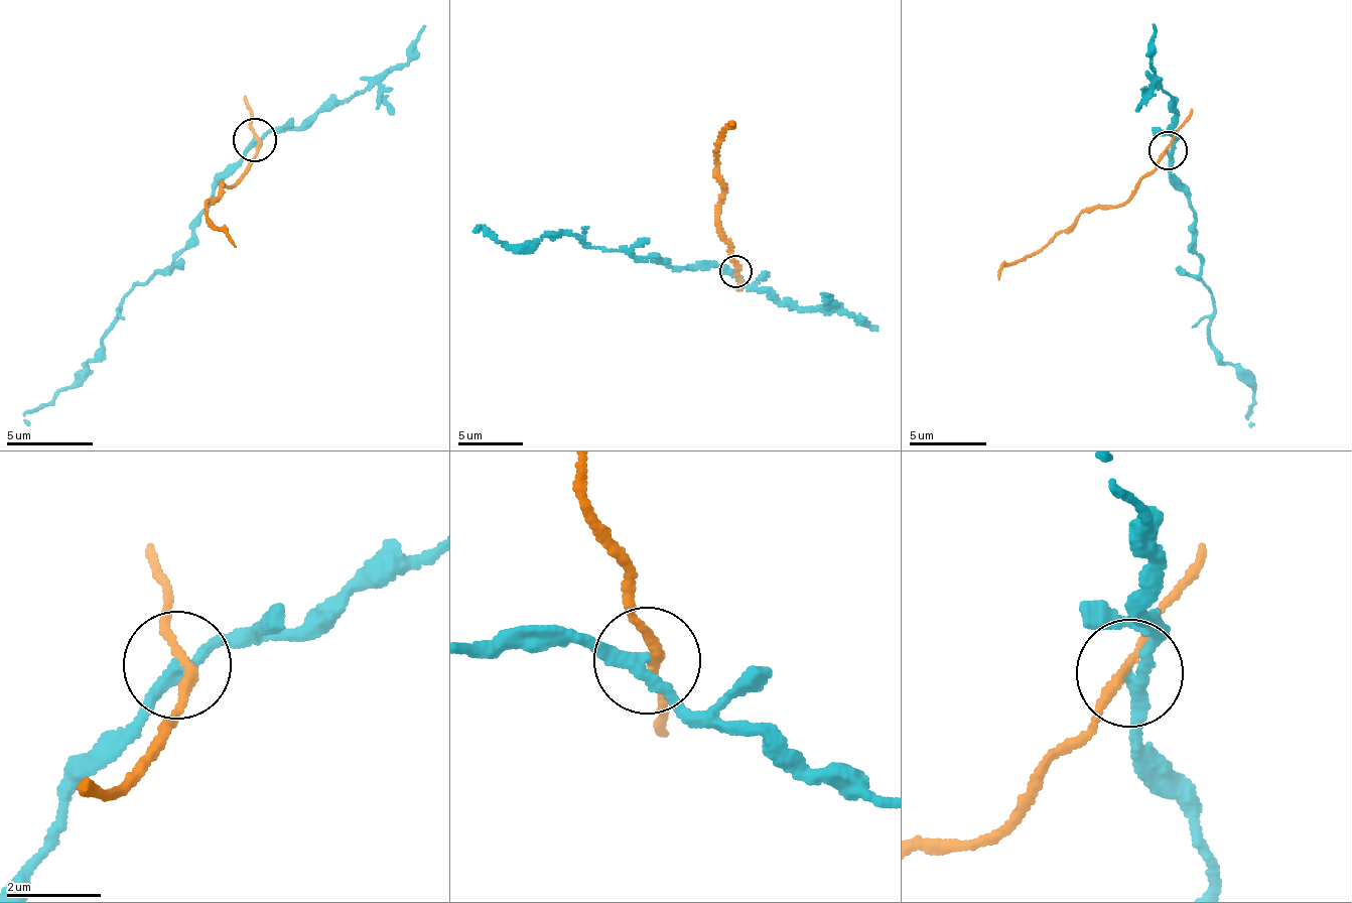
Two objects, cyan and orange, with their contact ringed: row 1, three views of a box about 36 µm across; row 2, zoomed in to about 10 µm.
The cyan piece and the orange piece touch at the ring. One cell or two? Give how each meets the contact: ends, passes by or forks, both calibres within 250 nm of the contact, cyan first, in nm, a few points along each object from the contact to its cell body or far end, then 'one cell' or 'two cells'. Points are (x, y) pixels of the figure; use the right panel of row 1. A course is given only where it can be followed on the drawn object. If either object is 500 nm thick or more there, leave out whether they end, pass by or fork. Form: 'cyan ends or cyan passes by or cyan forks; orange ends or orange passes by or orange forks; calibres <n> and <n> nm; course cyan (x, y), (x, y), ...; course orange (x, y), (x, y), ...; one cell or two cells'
cyan passes by; orange passes by; calibres 240 and 170 nm; course cyan (1167, 149), (1215, 303), (1209, 337), (1250, 385), (1246, 419), (1255, 426); course orange (1167, 149), (1122, 202), (1091, 209), (1057, 237), (1008, 266), (998, 278); two cells

